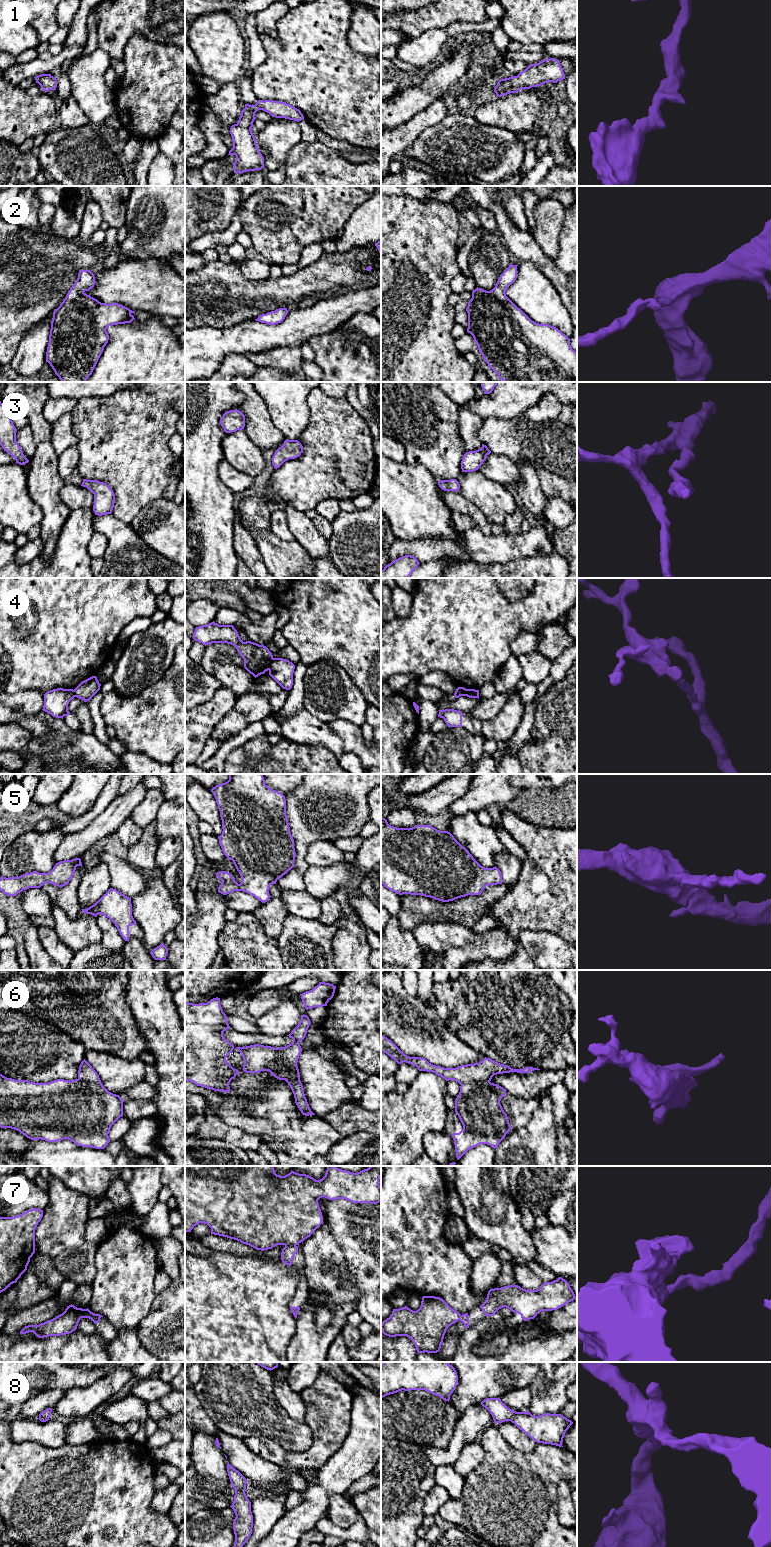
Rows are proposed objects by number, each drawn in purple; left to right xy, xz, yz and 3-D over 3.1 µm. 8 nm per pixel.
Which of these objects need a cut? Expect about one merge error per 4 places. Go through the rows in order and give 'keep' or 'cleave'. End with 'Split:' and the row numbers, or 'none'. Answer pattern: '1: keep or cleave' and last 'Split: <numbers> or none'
1: keep
2: keep
3: keep
4: cleave
5: keep
6: cleave
7: cleave
8: keep
Split: 4, 6, 7

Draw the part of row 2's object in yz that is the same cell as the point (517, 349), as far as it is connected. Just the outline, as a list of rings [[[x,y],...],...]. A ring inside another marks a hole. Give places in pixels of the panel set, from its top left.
[[[510,264],[491,291],[476,288],[468,302],[468,328],[482,357],[503,382],[577,382],[577,352],[558,328],[532,321],[507,296],[506,289],[517,278],[517,266]]]

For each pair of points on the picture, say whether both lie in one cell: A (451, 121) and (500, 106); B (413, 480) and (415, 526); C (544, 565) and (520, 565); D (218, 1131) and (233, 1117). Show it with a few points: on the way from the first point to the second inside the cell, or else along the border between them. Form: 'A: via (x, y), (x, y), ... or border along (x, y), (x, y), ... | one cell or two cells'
A: border along (474, 116), (485, 124), (496, 125) | two cells
B: via (413, 491), (415, 515) | one cell
C: via (538, 565), (526, 565) | one cell
D: border along (210, 1107), (226, 1123), (249, 1132) | two cells

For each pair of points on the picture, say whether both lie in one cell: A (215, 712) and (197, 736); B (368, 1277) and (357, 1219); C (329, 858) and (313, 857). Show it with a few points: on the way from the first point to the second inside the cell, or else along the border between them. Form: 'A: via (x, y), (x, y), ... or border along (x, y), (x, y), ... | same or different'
A: via (209, 718), (197, 730) | same
B: via (365, 1263), (365, 1233) | same
C: via (325, 856), (317, 856) | same

